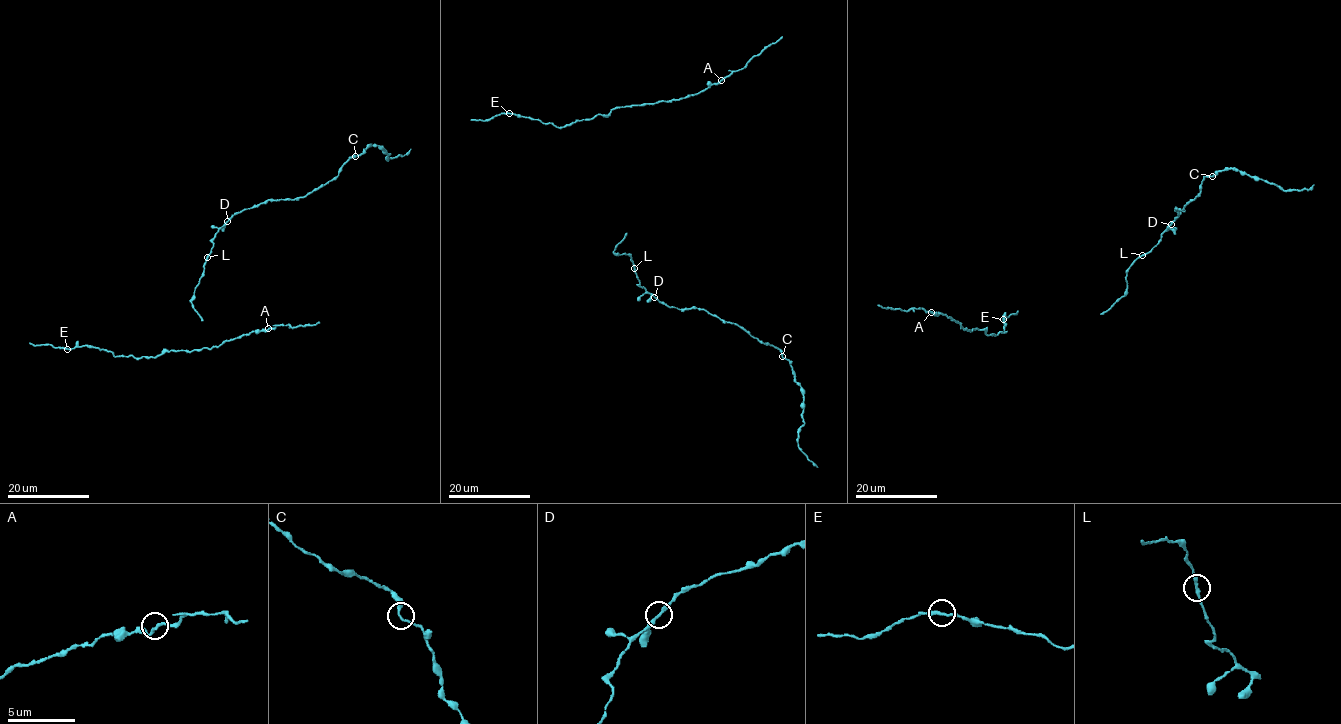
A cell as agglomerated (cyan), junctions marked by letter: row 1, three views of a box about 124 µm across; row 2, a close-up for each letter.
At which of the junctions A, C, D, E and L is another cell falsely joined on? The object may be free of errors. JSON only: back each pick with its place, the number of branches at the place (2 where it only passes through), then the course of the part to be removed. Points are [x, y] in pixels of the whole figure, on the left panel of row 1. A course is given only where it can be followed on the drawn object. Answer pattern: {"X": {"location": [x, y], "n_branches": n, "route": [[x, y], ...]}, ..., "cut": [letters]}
{"cut": []}

